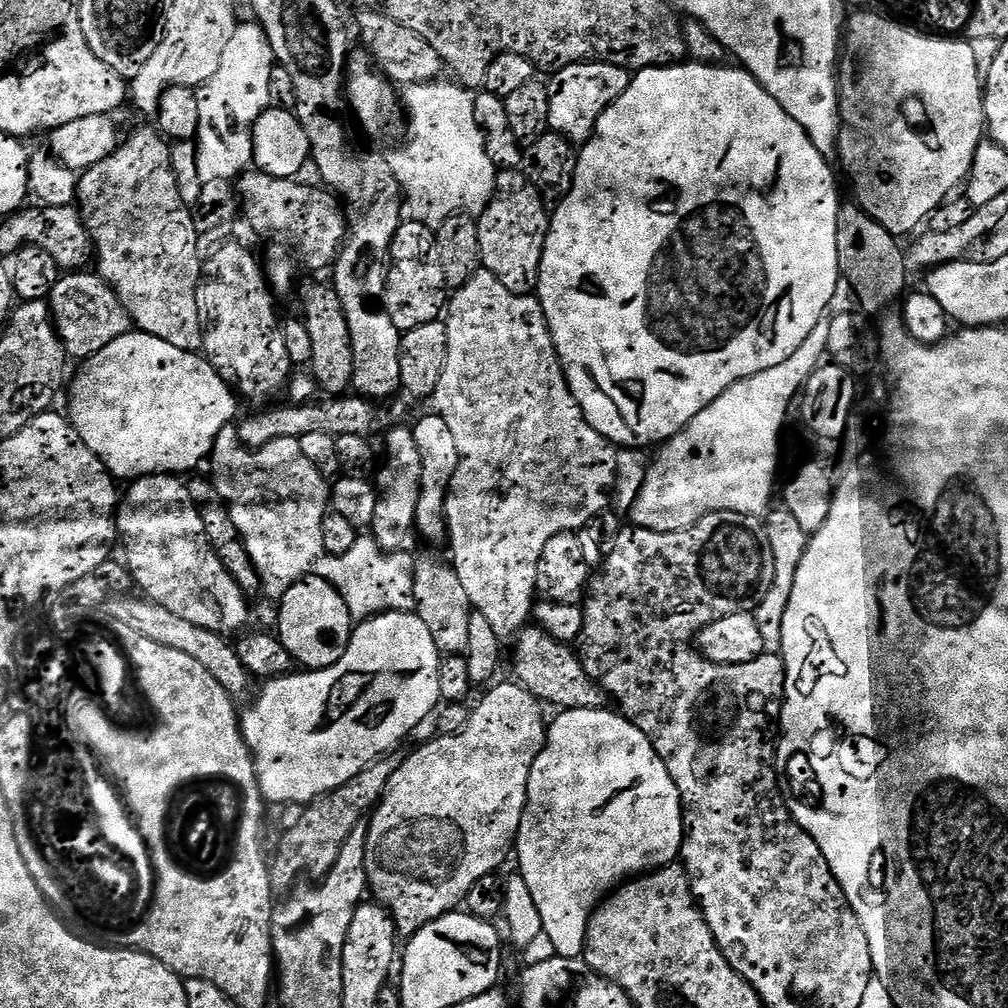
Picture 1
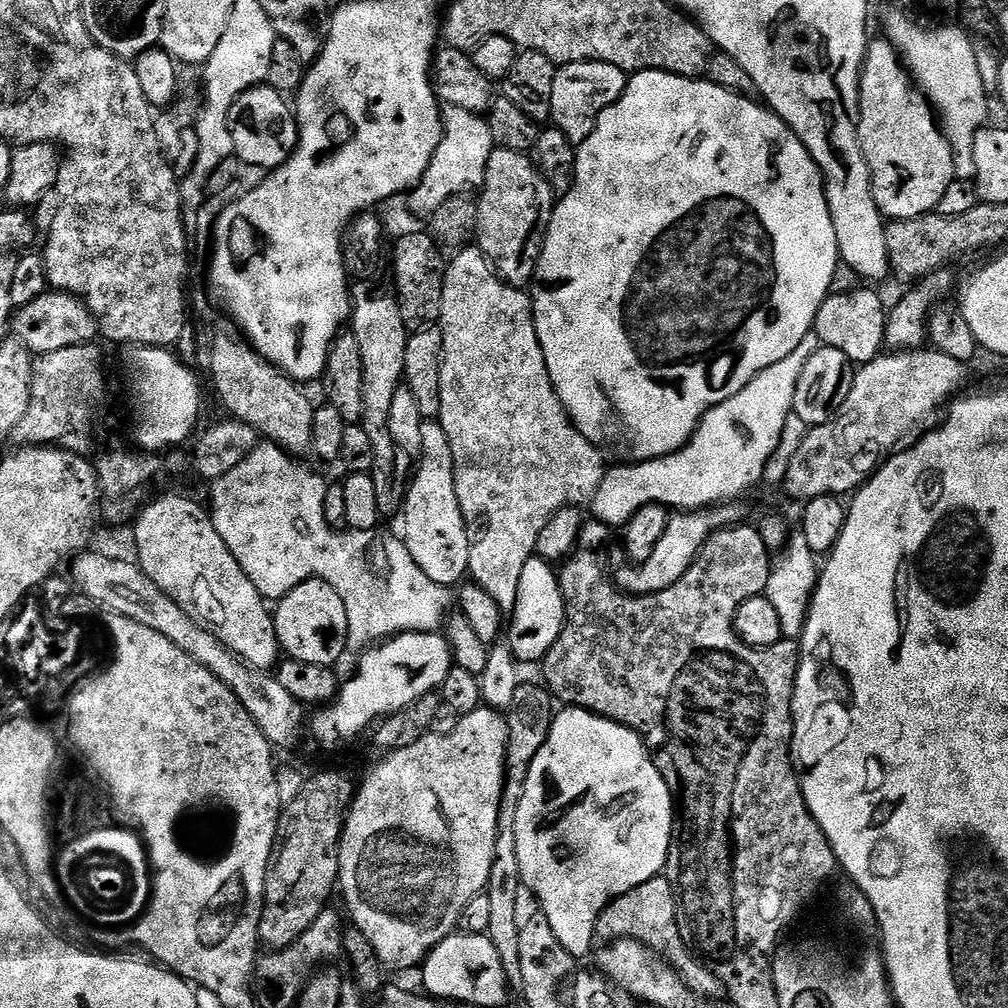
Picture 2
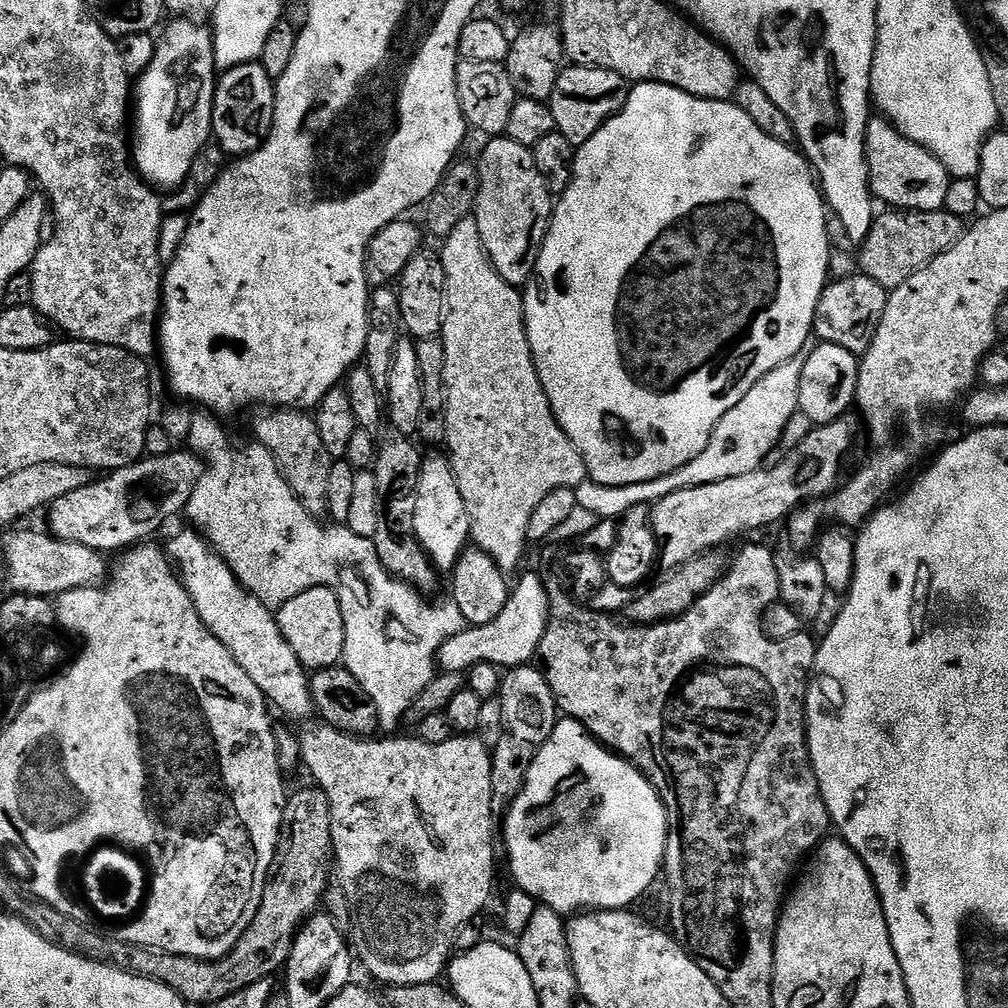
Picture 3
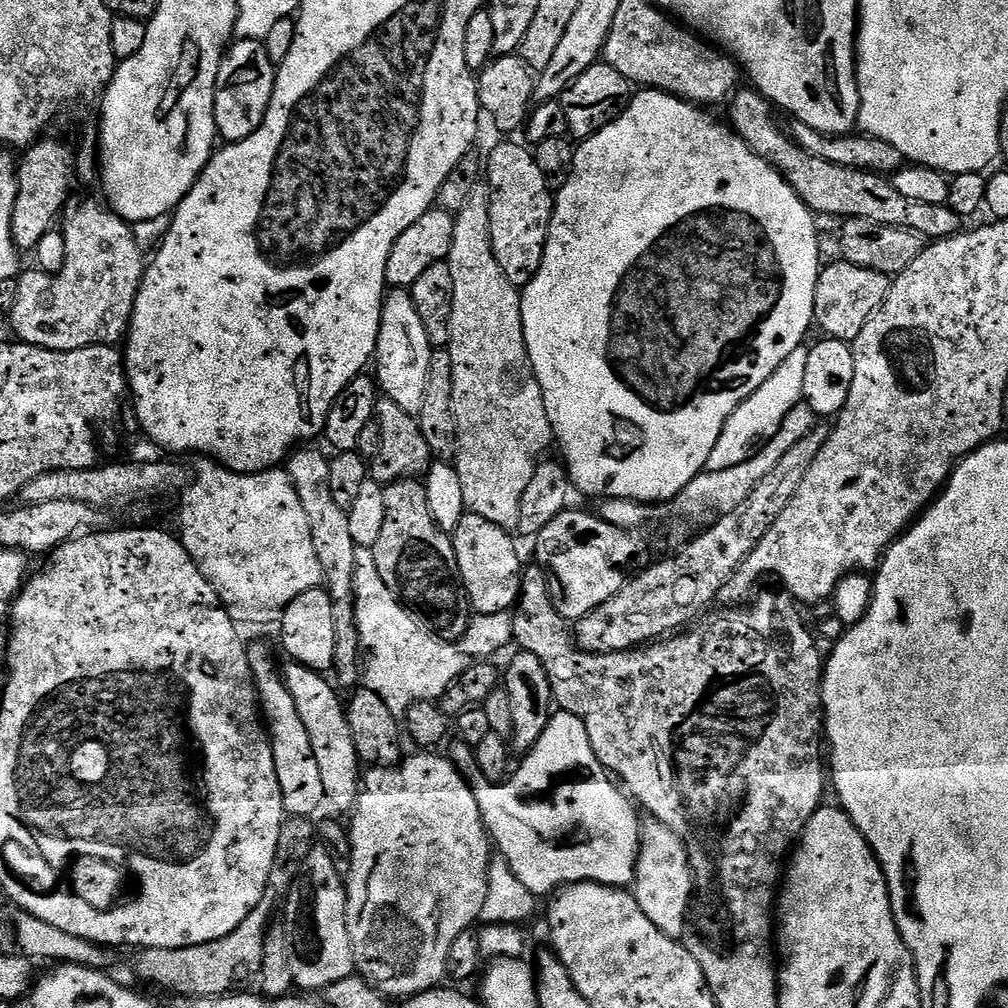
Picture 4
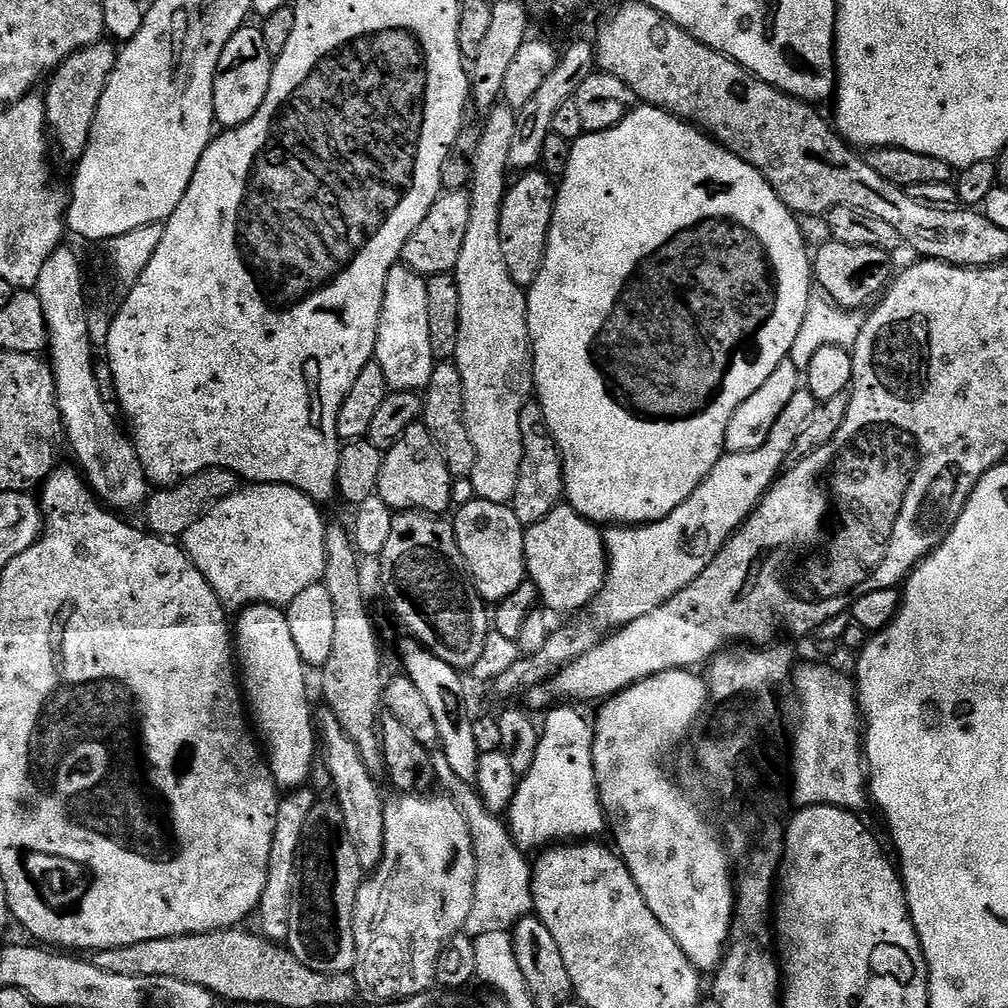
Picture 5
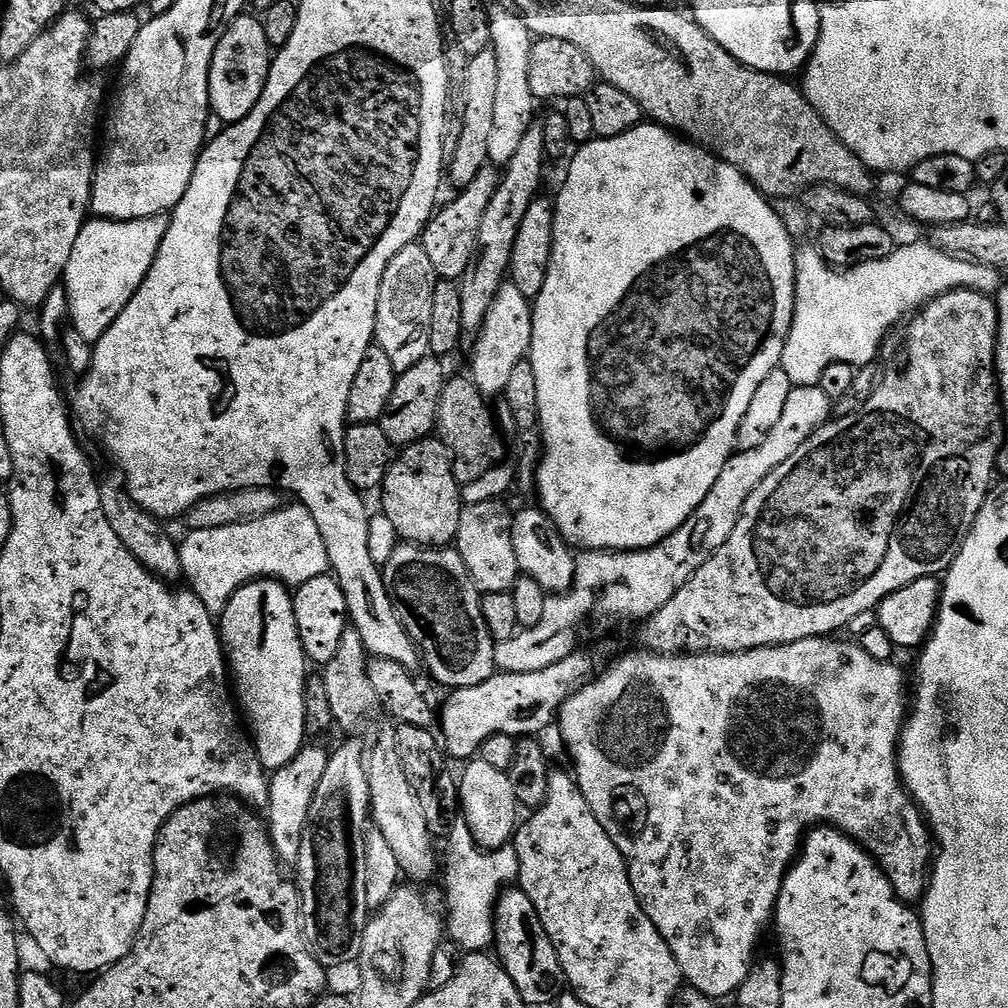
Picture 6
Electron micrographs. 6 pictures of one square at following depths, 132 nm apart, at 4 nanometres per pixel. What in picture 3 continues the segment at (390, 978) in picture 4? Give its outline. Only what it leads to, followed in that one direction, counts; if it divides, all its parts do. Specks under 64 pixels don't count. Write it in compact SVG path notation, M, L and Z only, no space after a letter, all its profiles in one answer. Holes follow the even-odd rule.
M315 722L316 724L305 723L304 729L299 729L300 737L300 757L303 767L308 767L308 772L313 776L315 787L320 788L326 794L326 798L330 802L330 830L332 831L332 850L334 853L334 866L338 871L338 877L342 882L342 886L346 890L346 898L349 899L349 906L352 907L352 928L350 931L350 940L354 945L355 955L364 963L364 968L376 980L381 980L384 986L414 986L422 982L437 982L445 975L446 969L450 963L450 957L453 955L453 944L456 935L470 923L477 919L475 917L488 904L488 899L492 896L492 883L496 880L496 844L492 841L492 819L494 813L492 811L492 791L490 790L490 778L492 777L492 754L489 745L483 744L479 735L476 734L456 734L451 740L442 742L441 744L428 744L421 738L414 740L396 740L400 738L380 738L384 740L376 740L377 738L361 738L358 736L350 736L346 732L339 732L336 728L323 722Z

